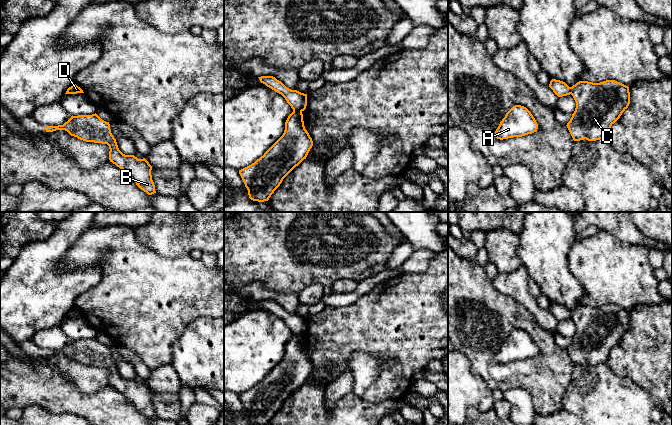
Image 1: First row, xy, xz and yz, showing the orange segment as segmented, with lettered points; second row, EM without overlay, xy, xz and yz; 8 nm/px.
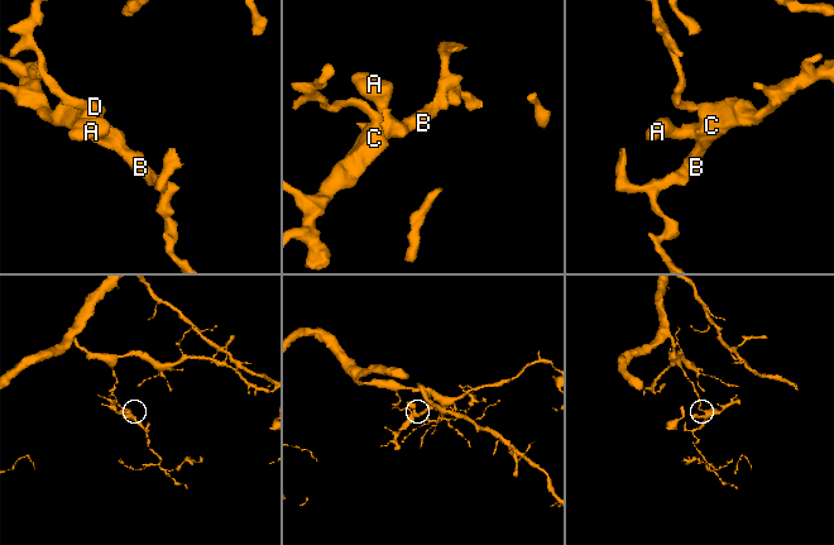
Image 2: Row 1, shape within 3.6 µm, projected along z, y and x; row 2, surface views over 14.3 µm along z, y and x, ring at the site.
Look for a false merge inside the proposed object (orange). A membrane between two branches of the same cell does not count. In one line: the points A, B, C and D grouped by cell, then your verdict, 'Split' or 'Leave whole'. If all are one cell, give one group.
Groups: A B C / D. Split

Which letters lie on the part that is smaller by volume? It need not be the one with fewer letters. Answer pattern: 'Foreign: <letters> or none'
Foreign: A, B, C

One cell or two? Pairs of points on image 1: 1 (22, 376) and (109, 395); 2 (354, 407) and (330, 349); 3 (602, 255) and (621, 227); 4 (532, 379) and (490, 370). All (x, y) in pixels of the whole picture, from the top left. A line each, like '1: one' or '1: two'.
1: one
2: two
3: two
4: one

